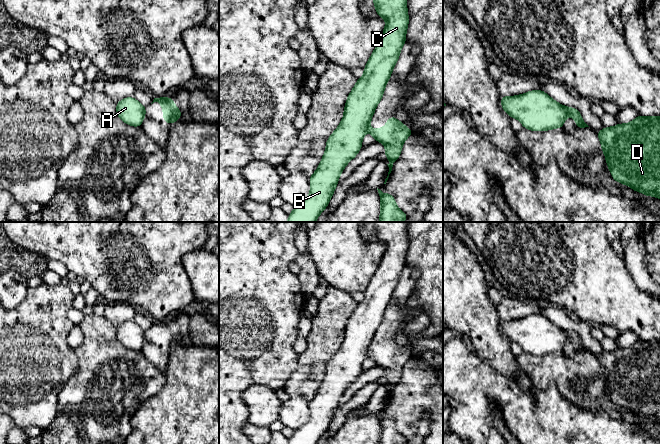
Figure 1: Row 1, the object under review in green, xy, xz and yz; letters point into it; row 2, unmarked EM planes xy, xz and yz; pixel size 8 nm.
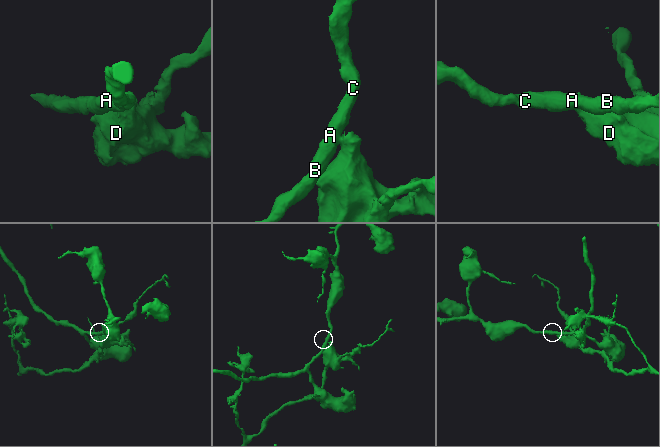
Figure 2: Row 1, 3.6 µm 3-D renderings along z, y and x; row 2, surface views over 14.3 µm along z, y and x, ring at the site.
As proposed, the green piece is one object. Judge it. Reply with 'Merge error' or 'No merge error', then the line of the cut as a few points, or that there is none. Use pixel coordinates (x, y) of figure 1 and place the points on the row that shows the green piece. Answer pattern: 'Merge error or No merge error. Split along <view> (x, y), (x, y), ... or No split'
Merge error. Split along xz (369, 122), (366, 130)

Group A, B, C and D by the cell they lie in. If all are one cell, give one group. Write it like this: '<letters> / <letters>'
A B C / D

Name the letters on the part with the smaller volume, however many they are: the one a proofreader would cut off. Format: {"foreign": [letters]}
{"foreign": ["D"]}

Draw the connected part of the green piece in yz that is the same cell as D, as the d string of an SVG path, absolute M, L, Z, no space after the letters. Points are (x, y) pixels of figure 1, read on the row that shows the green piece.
M638 115L628 124L620 123L614 127L605 127L596 132L606 157L606 163L613 179L630 186L633 191L642 192L645 196L660 199L660 117Z

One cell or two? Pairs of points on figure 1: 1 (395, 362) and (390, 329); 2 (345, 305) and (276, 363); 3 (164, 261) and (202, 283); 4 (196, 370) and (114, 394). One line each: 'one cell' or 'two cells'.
1: one cell
2: two cells
3: two cells
4: two cells

